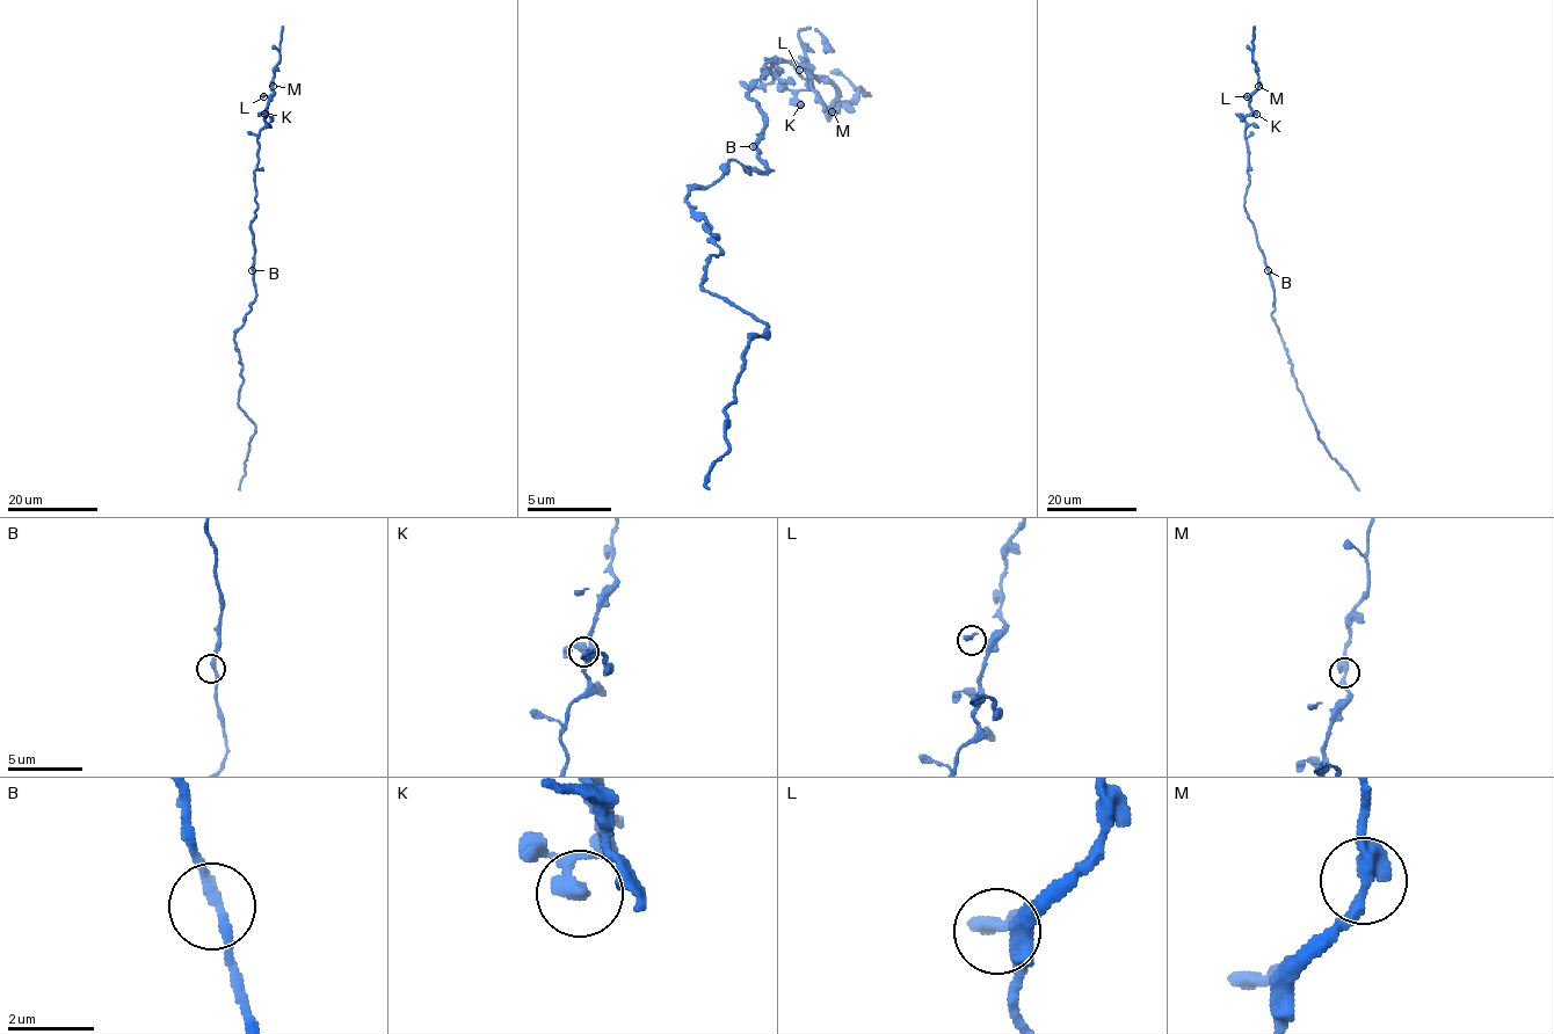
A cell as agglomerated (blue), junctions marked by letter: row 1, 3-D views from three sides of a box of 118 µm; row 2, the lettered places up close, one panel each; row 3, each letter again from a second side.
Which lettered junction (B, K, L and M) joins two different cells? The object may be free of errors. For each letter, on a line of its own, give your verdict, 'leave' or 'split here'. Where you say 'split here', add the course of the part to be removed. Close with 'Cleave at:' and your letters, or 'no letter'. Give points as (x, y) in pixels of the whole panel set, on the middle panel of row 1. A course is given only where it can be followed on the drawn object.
B: leave
K: leave
L: leave
M: leave
Cleave at: no letter

